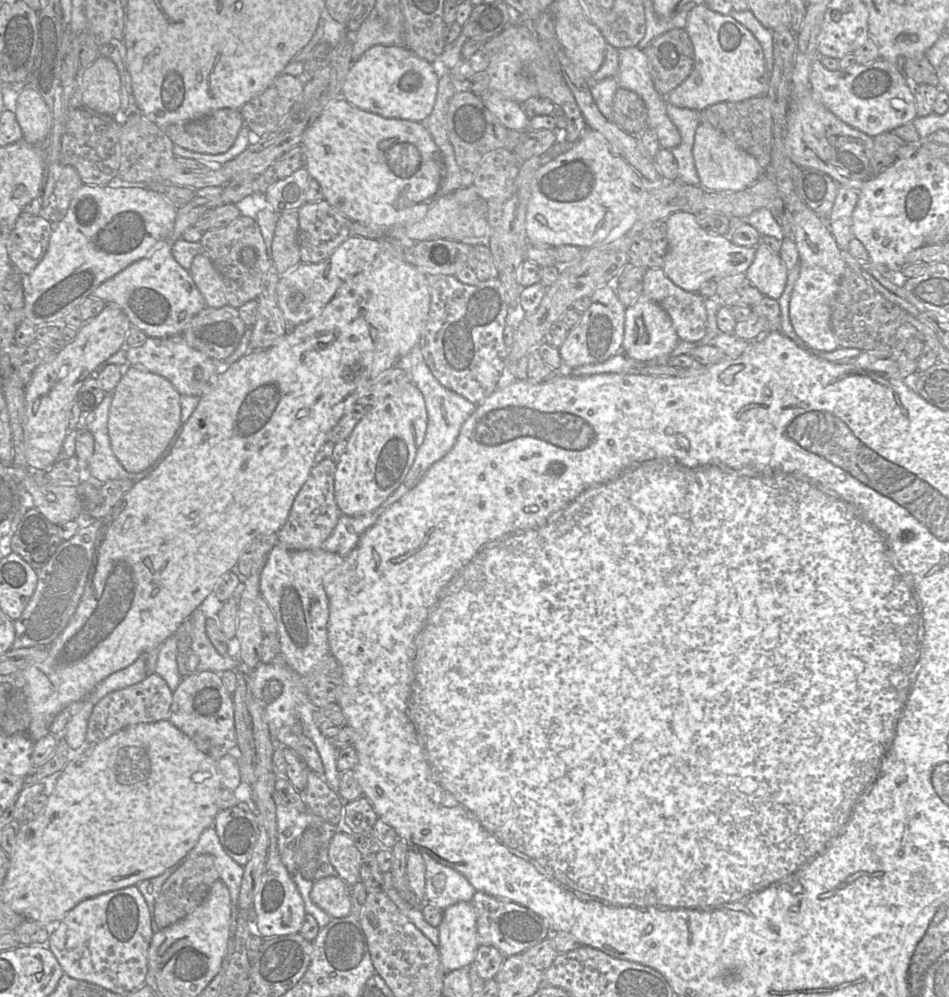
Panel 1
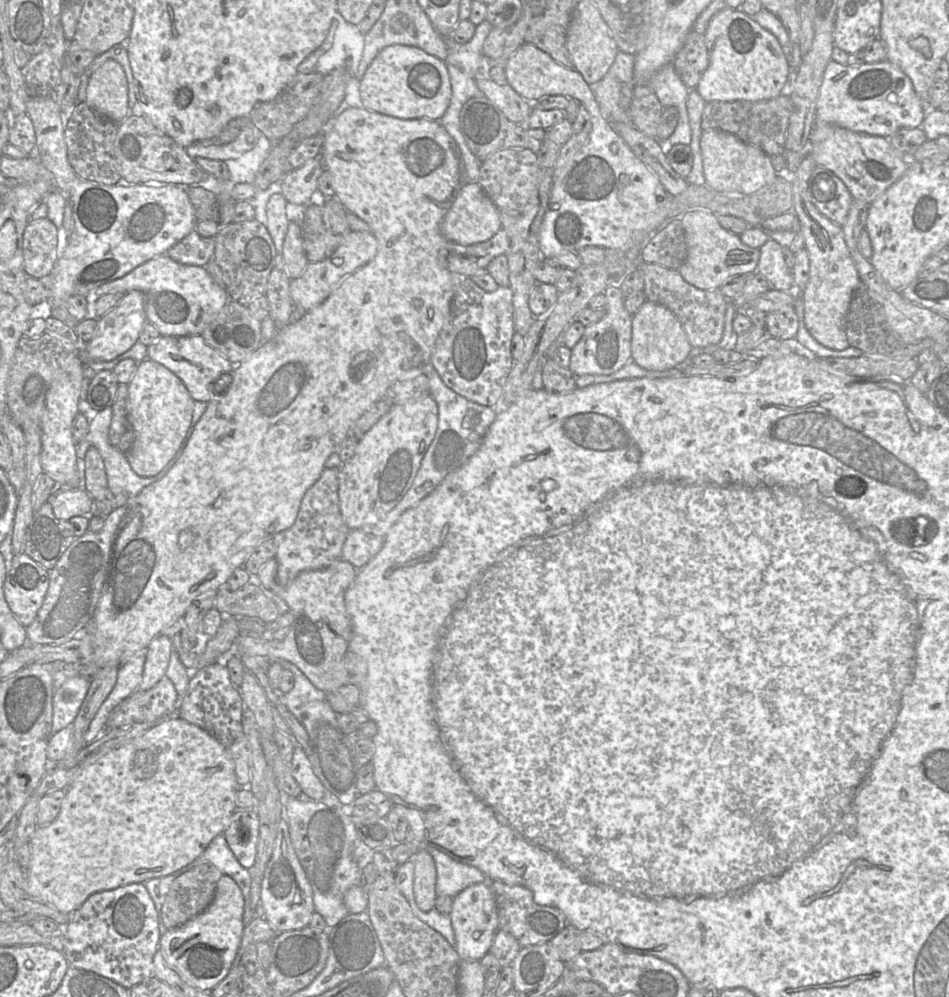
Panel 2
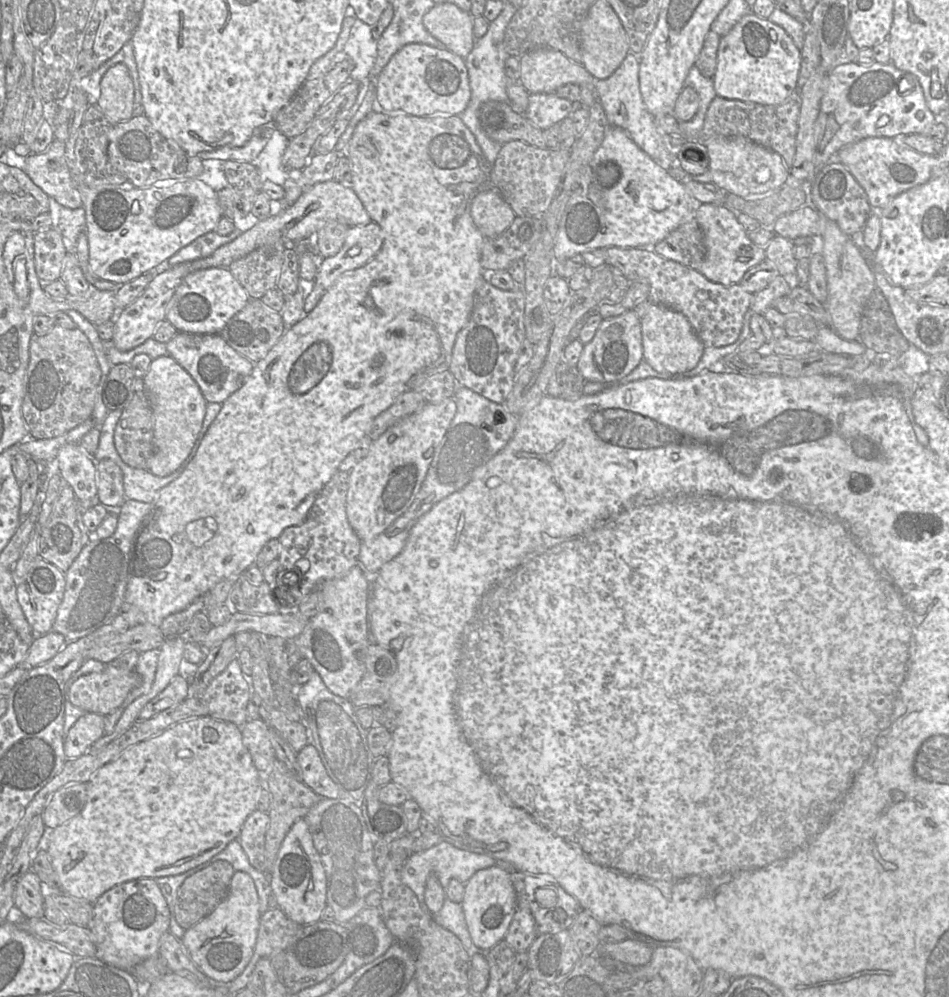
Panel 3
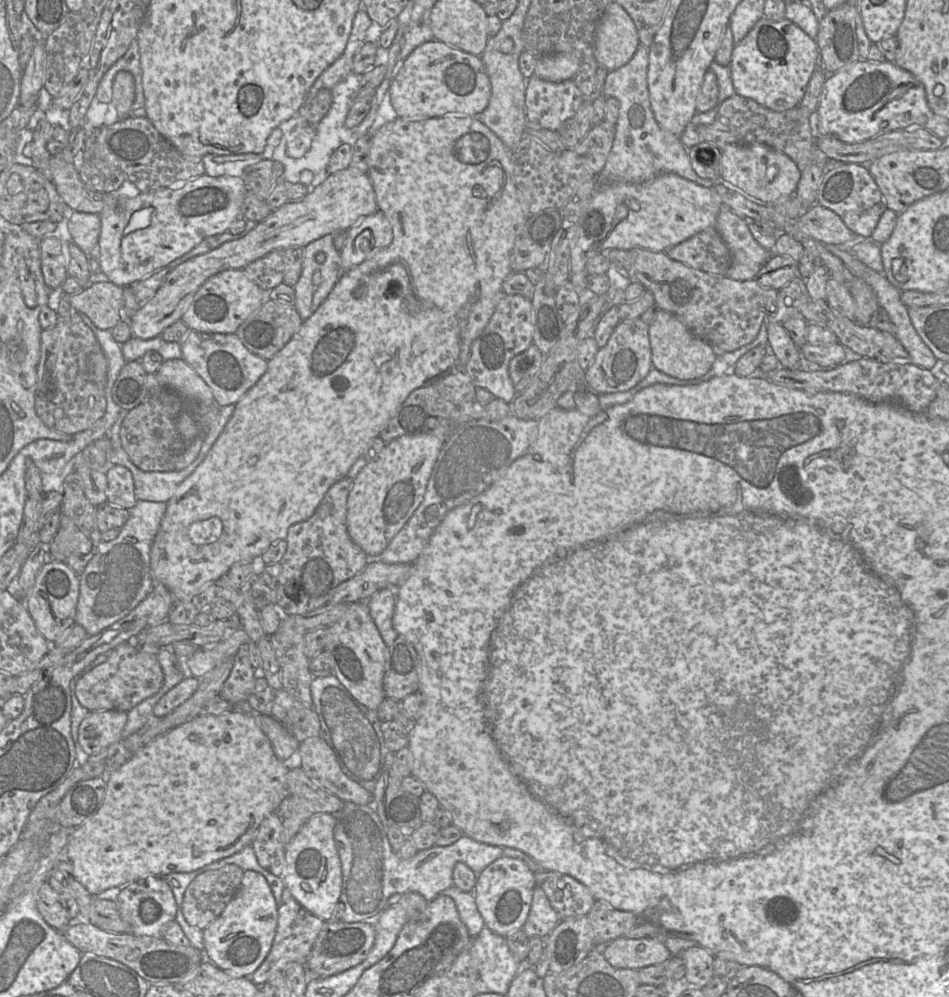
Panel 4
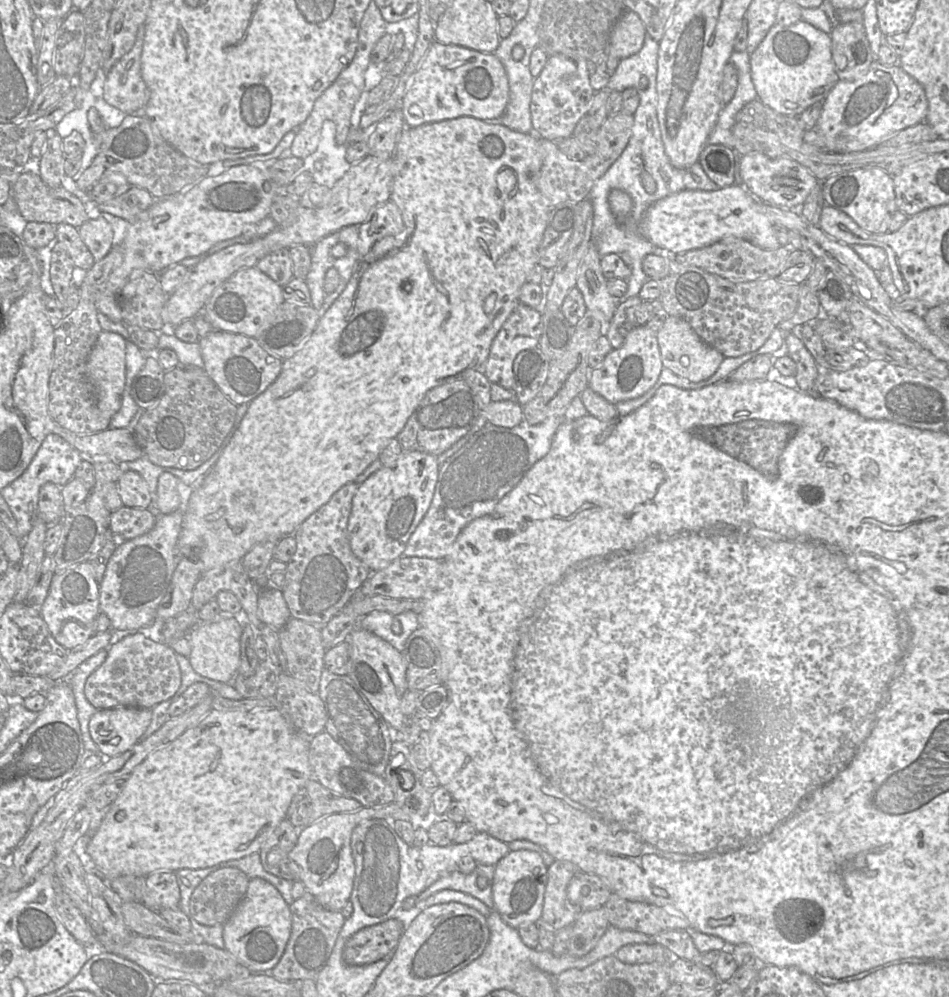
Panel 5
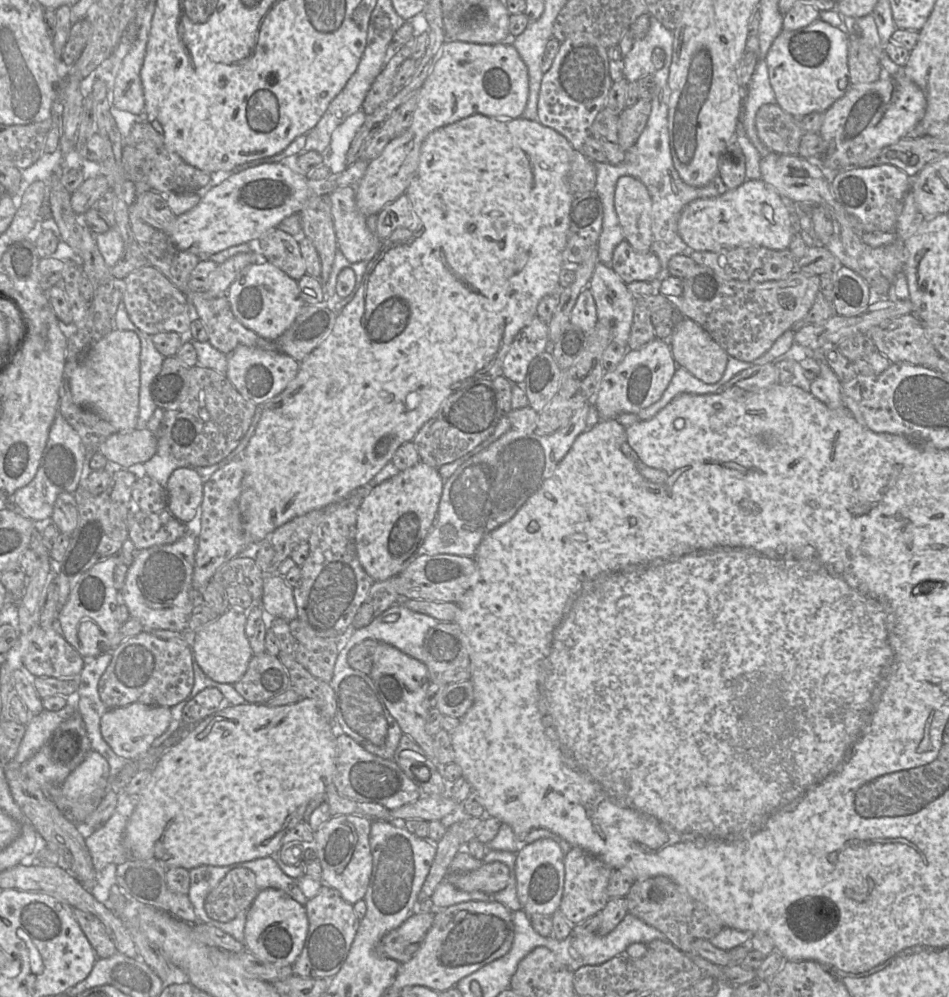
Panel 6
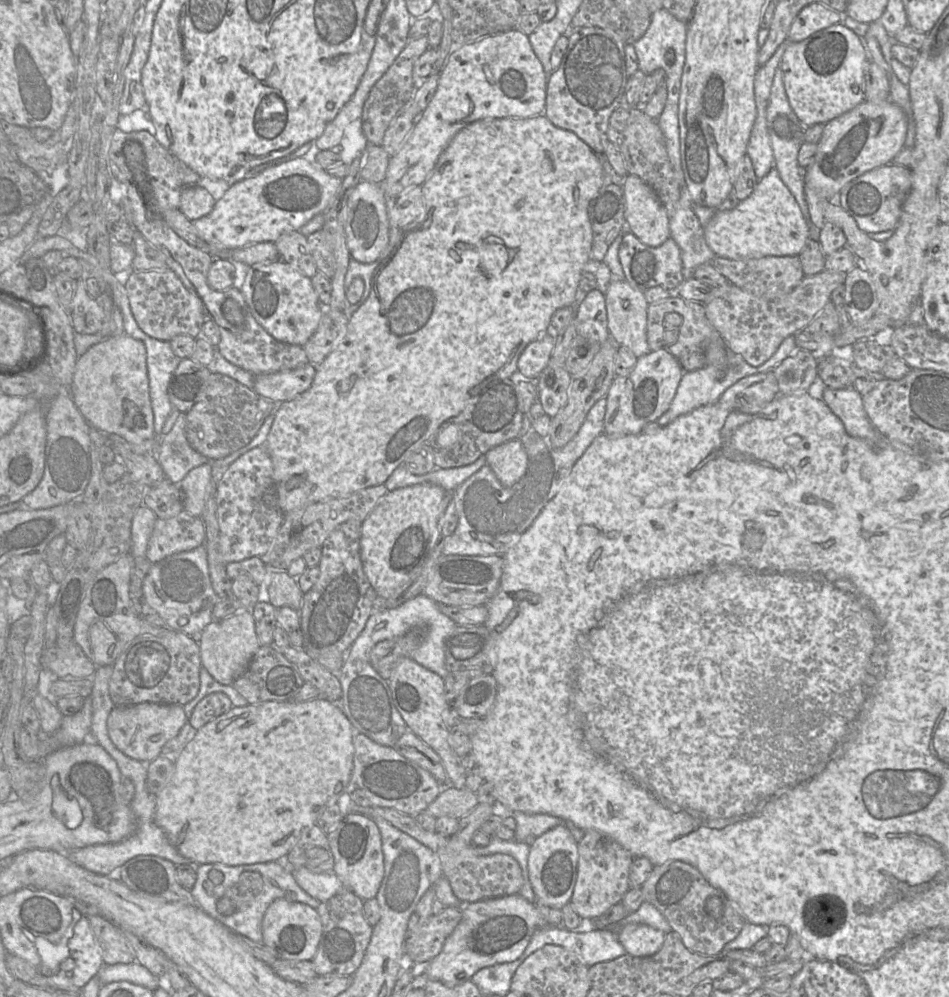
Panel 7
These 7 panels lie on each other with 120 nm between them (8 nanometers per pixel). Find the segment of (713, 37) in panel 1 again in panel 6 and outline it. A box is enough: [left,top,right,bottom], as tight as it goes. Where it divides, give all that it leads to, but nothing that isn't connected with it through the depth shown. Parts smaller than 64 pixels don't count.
[765,19,851,118]

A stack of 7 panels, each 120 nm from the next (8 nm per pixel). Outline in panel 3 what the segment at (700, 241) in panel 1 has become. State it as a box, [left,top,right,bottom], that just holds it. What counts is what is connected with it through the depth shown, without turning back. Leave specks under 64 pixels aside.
[695,204,766,286]

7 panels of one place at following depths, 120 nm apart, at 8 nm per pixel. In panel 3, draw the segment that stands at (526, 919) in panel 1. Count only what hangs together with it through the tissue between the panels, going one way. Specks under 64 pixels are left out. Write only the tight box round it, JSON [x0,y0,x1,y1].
[511,871,582,935]

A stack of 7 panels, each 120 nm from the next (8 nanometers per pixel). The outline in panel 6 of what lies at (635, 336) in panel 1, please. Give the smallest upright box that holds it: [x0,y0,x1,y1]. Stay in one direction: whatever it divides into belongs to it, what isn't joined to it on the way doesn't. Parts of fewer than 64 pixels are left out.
[668,318,729,384]

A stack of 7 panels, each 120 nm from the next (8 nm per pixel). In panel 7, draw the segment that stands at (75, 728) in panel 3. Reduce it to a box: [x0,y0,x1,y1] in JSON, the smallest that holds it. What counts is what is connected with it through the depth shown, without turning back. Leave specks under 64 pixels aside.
[107,702,187,762]

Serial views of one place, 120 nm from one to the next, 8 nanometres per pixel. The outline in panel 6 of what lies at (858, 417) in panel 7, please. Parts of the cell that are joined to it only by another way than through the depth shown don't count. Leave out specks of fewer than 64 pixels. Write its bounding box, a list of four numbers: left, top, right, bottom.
[810,361,843,409]

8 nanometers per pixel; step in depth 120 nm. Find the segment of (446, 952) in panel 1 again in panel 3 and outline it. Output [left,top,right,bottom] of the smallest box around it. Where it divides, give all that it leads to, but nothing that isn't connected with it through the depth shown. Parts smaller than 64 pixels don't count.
[461,863,518,952]

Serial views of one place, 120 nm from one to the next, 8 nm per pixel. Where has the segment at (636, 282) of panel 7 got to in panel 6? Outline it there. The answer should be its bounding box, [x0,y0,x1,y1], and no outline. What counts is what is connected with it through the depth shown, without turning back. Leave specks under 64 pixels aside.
[610,240,661,284]

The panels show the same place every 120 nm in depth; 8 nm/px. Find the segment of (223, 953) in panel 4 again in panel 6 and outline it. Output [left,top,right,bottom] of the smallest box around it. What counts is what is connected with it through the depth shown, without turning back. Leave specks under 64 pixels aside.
[244,888,308,965]

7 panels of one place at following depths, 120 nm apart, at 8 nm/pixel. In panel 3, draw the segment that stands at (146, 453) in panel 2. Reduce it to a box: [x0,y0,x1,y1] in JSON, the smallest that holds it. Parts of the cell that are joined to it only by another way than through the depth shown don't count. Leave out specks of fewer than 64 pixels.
[143,355,207,476]

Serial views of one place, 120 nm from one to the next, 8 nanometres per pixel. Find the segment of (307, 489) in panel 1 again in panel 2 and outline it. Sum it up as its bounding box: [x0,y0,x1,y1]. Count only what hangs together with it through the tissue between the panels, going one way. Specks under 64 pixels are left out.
[273,467,349,587]

